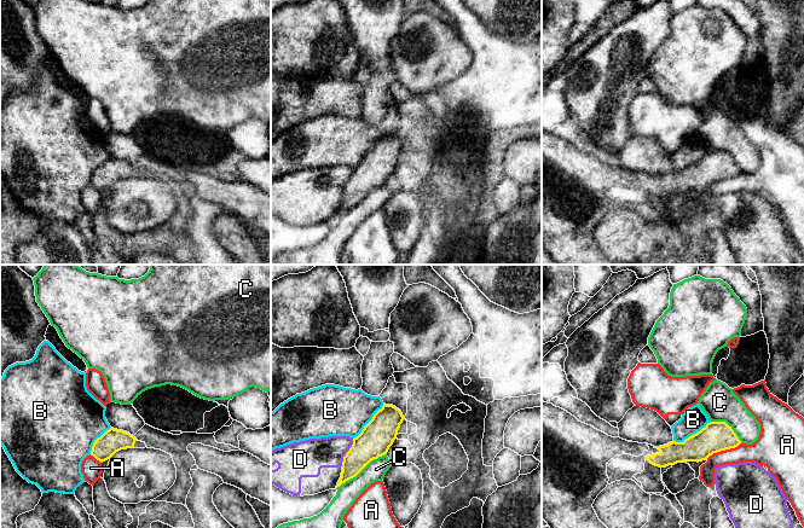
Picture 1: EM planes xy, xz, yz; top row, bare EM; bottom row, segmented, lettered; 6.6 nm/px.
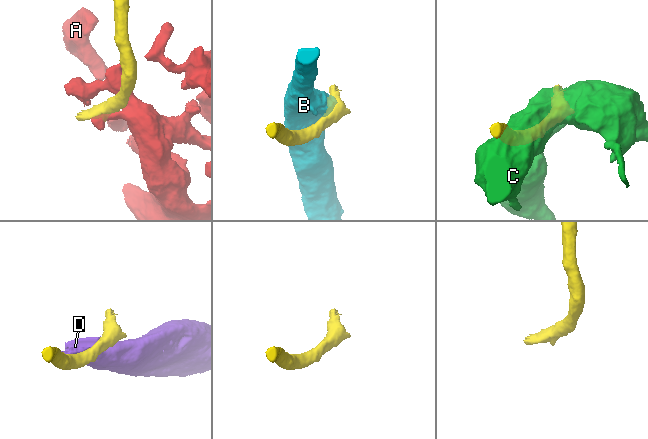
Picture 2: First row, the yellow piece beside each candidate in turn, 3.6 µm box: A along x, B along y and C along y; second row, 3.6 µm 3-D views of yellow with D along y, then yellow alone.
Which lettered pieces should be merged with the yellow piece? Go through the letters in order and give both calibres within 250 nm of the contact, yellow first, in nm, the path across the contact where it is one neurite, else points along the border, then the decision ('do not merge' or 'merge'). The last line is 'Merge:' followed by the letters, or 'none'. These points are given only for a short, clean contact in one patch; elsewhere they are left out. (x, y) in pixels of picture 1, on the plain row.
A: 200 nm thick on the yellow side, 160 nm on the other; do not merge
B: 220 nm thick on the yellow side, 340 nm on the other; border along xz (383, 133), (353, 168); do not merge
C: 220 nm thick on the yellow side, 140 nm on the other; do not merge
D: 220 nm thick on the yellow side, 220 nm on the other; do not merge
Merge: none

